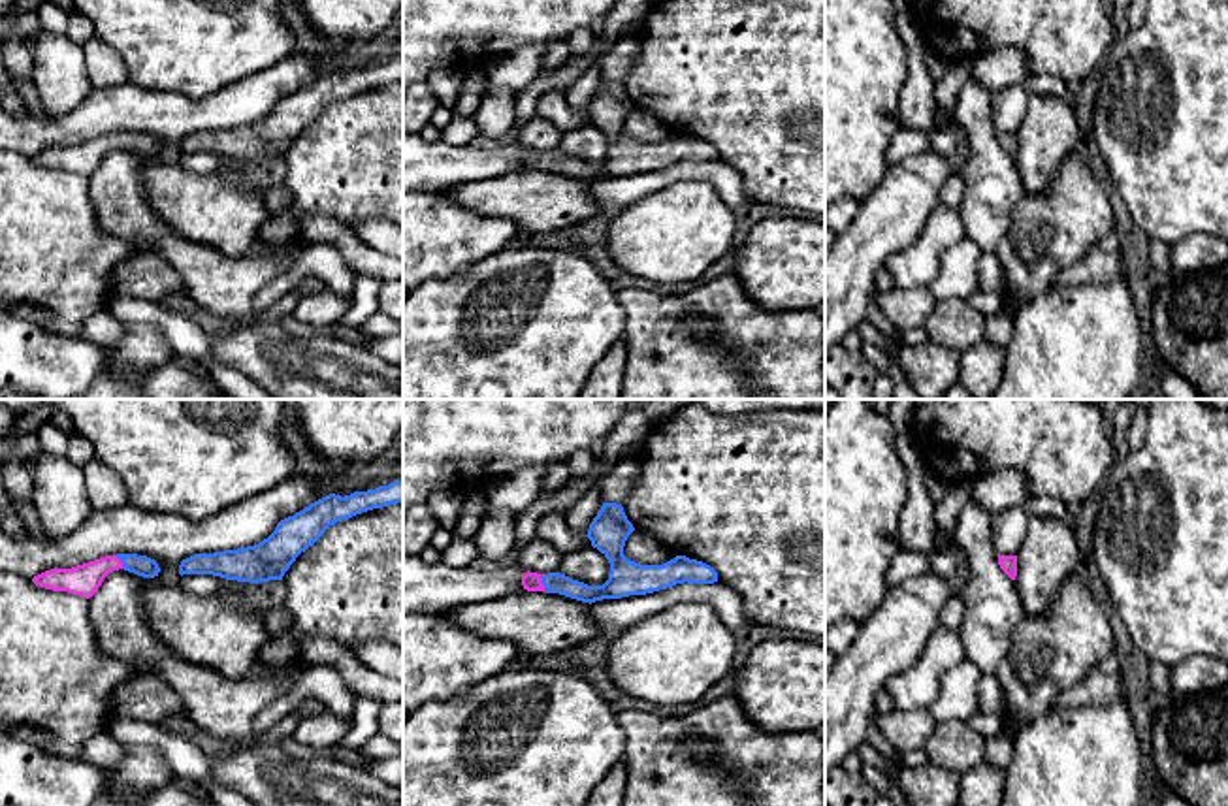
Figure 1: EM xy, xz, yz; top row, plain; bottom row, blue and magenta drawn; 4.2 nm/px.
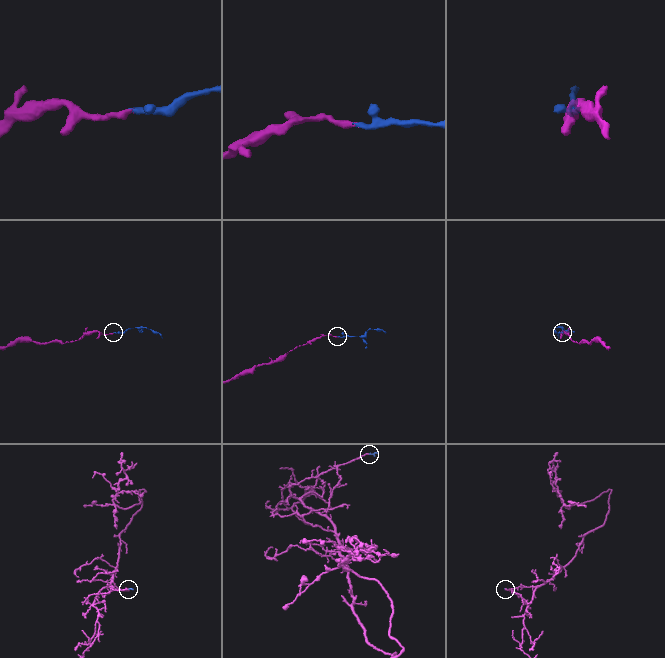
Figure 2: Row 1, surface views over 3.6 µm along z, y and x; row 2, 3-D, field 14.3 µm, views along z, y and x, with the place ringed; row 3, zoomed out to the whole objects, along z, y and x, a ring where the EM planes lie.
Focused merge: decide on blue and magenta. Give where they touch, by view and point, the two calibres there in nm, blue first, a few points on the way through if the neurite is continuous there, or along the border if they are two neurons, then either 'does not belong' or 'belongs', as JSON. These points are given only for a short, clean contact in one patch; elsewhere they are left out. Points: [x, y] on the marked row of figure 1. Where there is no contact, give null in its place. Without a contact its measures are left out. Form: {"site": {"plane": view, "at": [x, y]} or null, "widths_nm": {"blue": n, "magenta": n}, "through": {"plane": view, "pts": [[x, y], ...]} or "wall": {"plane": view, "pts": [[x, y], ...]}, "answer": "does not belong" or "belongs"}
{"site": {"plane": "xz", "at": [541, 580]}, "widths_nm": {"blue": 90, "magenta": 80}, "through": {"plane": "xz", "pts": [[554, 582], [541, 580], [530, 580]]}, "answer": "belongs"}

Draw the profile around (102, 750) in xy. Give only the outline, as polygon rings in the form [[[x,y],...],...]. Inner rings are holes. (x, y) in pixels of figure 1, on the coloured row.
[[[107,731],[98,733],[92,736],[81,751],[81,759],[109,770],[121,763],[124,757],[124,746],[117,742]]]

